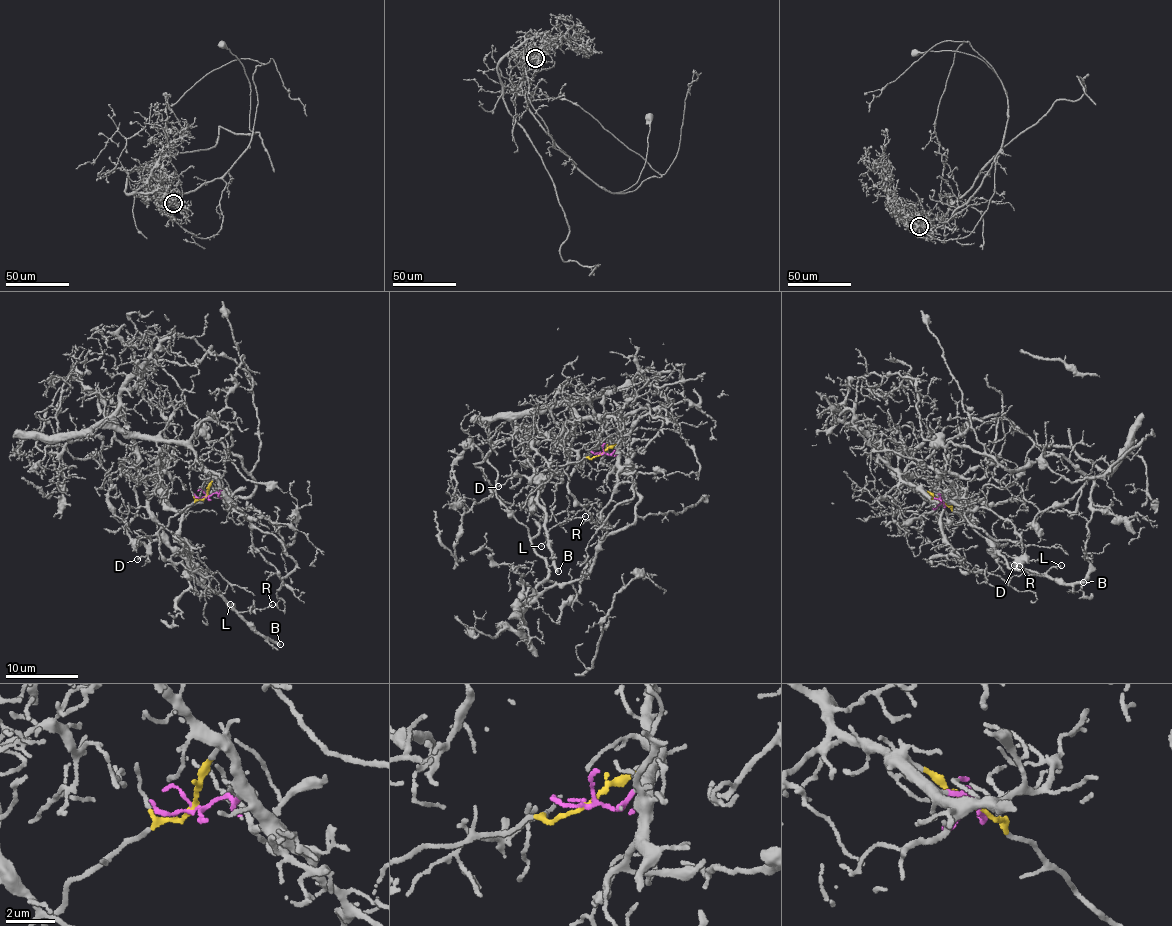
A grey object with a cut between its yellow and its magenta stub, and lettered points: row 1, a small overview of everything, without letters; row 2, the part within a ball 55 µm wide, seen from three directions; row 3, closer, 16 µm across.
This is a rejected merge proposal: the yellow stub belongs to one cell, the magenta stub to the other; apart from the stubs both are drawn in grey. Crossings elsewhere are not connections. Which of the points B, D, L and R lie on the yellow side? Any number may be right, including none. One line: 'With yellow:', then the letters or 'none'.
With yellow: B, D, L, R

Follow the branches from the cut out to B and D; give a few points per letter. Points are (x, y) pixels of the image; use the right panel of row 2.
B: (942, 502), (986, 538), (1012, 569), (1046, 573), (1067, 584), (1083, 581)
D: (942, 502), (992, 543), (995, 555), (1014, 565)

